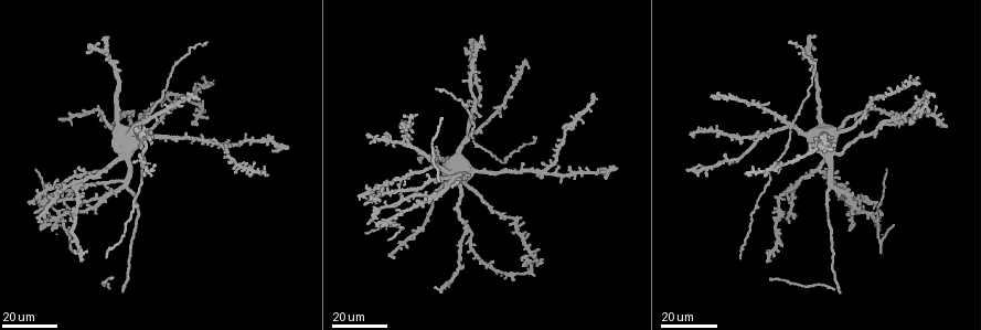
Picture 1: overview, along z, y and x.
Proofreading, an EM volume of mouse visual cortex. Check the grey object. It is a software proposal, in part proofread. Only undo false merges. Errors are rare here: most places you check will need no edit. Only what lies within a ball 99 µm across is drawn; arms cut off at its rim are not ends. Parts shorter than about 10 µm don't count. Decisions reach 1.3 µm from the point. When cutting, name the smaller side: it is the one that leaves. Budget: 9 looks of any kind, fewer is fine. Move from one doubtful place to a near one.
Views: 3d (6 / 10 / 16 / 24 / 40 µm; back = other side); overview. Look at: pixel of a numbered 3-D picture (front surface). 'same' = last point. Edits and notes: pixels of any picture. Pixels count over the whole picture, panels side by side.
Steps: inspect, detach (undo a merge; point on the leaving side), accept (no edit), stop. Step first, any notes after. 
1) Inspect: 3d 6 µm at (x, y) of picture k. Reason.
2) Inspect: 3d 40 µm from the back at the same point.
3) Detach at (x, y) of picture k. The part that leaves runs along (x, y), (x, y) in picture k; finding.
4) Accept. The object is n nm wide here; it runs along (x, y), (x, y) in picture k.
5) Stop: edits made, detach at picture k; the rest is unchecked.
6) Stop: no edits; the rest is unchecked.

Inspect: 3d 24 µm at (504, 163) of picture 1. Thick turns thin.

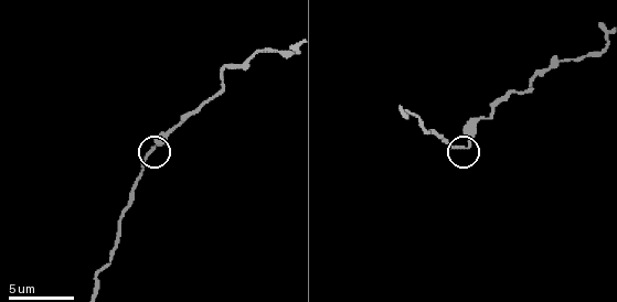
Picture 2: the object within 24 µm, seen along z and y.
Inspect: 3d 10 µm at (470, 147) of picture 2.

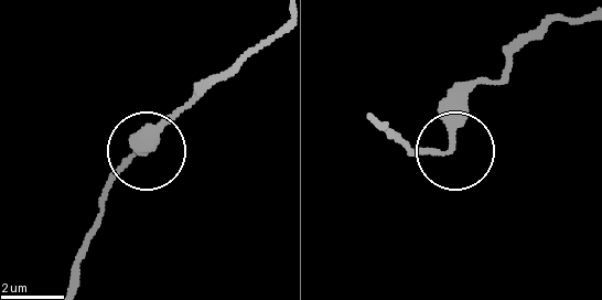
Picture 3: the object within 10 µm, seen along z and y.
Accept. Continuous, no second neuron.

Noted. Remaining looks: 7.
Inspect: 3d 16 µm at (530, 79) of picture 2. Thick turns thin.

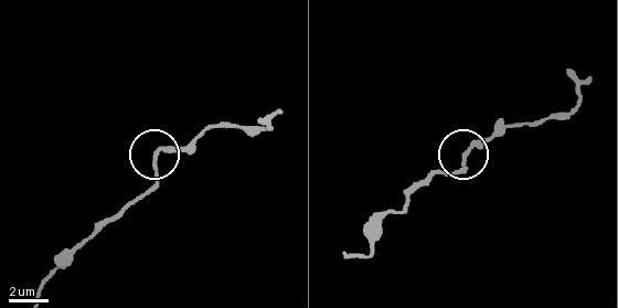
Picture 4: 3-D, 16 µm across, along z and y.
Inspect: 3d 6 µm at (155, 154) of picture 4.

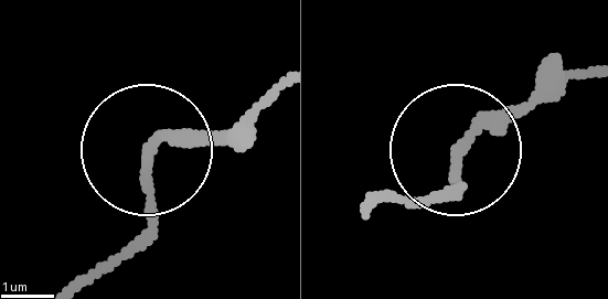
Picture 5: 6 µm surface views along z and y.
Accept. The object is 210 nm wide here; it runs along (87, 281), (149, 221), (153, 150), (242, 141) in picture 5; one neuron here.

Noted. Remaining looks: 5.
Inspect: 3d 24 µm at (791, 125) of picture 1. Two arms in line, one across.

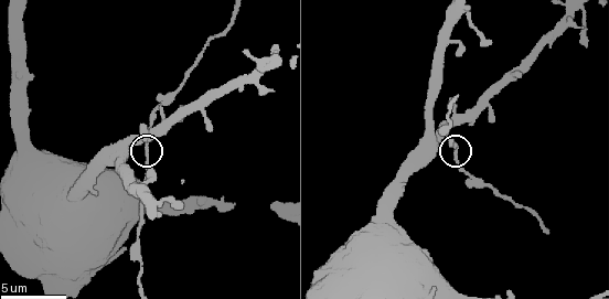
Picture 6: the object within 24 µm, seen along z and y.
Inspect: 3d 10 µm at (148, 154) of picture 6. Zoom in.

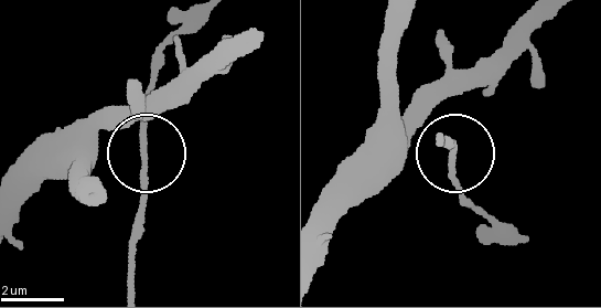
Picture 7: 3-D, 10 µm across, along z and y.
Accept. The side arm is 51 µm long; 3 arms meet here; continuous, no second neuron.

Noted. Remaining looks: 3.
Inspect: 3d 24 µm at (795, 186) of picture 1.

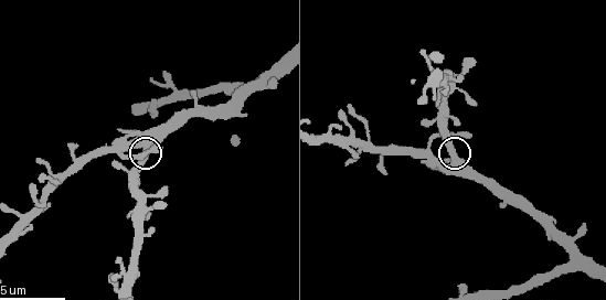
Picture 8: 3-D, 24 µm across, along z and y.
Inspect: 3d 10 µm at (456, 160) of picture 8.

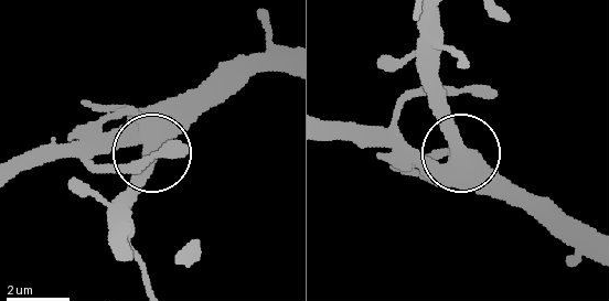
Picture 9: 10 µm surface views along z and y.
Accept. The object is 550 nm wide here; it runs along (597, 261), (462, 159), (394, 163) in picture 9; all the same neuron.

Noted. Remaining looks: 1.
Stop: no edits; the rest is unchecked.

